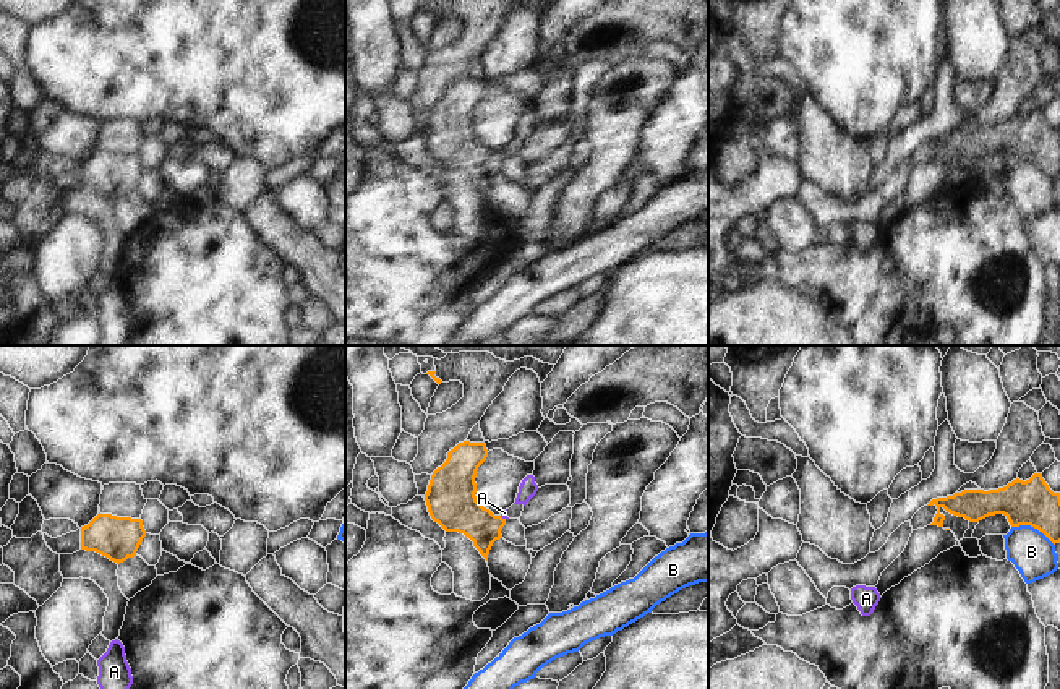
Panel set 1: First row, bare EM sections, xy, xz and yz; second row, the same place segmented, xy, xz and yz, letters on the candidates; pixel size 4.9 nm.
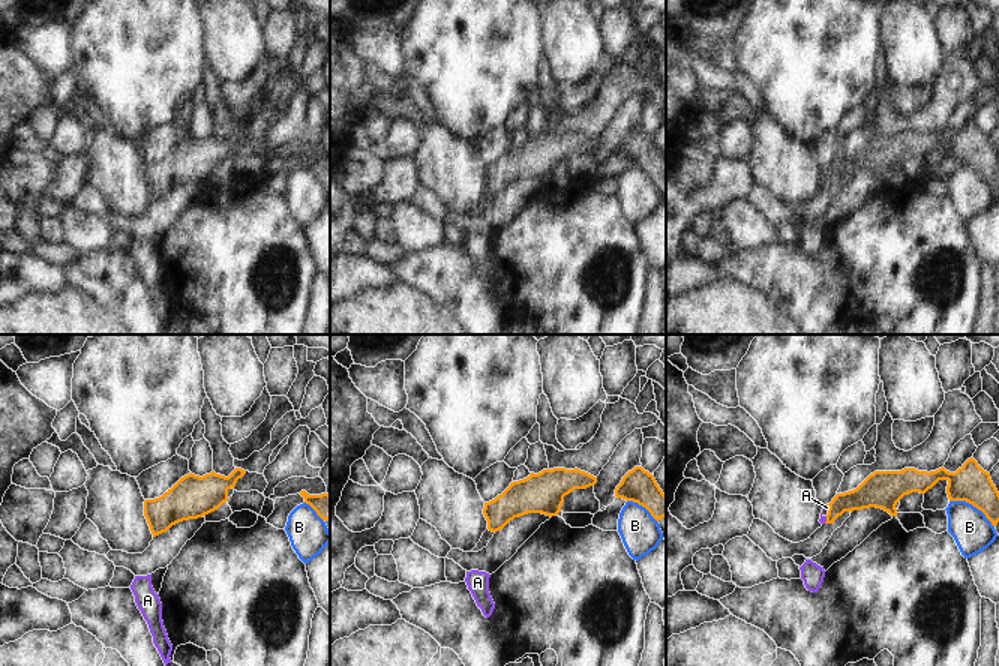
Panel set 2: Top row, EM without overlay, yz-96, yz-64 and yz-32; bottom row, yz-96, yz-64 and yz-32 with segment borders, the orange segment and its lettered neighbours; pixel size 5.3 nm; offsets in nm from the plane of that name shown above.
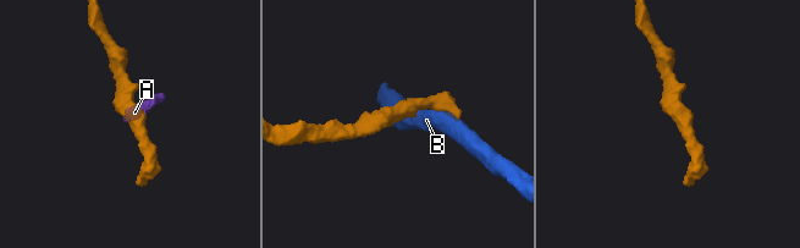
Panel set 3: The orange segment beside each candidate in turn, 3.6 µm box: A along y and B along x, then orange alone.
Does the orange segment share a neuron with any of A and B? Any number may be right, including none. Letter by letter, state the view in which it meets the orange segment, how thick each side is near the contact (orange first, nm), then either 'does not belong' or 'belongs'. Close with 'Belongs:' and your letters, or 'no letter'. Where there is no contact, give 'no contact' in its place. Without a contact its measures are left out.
A: meets orange in xz; 240 nm thick on the orange side, 30 nm on the other; does not belong
B: meets orange in yz; 220 nm thick on the orange side, 220 nm on the other; does not belong
Belongs: no letter

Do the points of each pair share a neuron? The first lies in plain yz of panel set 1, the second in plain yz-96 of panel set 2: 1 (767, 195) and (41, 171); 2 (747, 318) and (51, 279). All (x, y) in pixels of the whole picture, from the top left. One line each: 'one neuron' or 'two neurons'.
1: two neurons
2: two neurons

